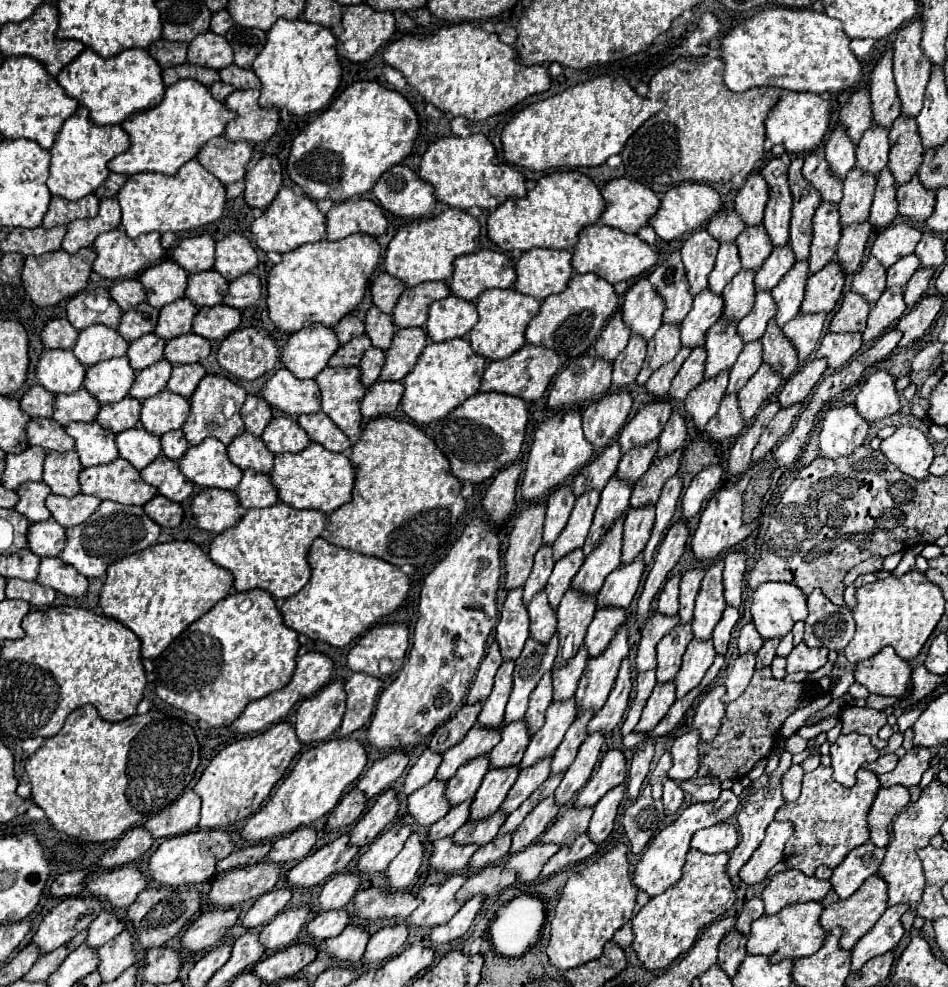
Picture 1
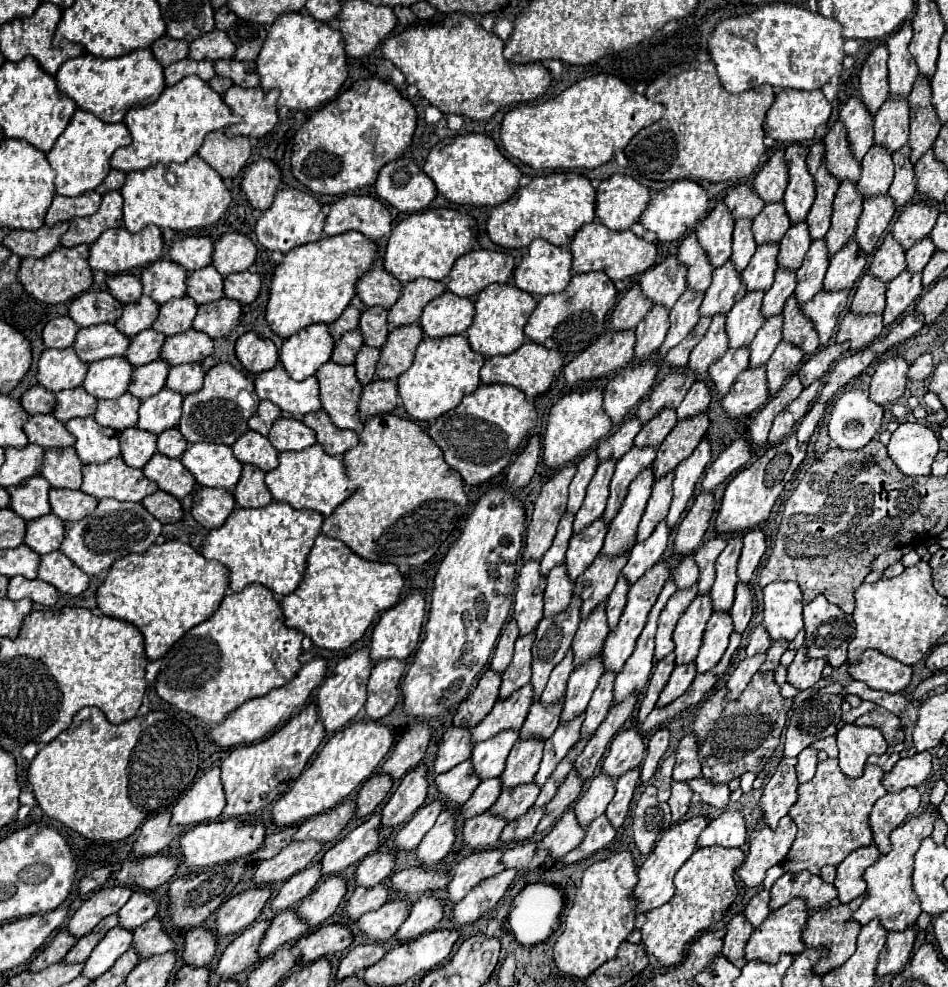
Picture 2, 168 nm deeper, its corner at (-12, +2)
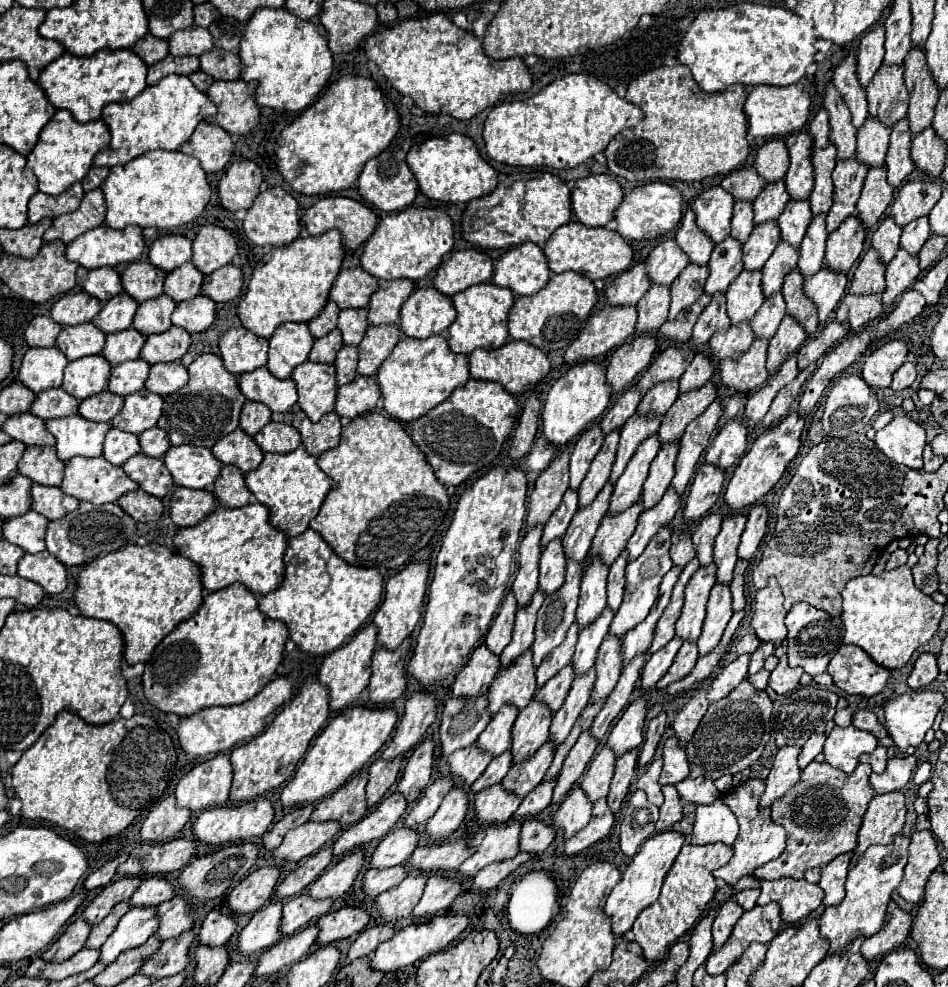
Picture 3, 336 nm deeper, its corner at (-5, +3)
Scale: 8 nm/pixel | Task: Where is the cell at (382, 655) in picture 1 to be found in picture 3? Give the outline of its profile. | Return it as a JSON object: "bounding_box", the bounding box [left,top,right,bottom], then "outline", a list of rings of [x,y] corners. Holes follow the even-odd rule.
{"bounding_box":[373,560,429,648],"outline":[[[413,560],[399,574],[393,574],[385,584],[385,598],[373,616],[373,624],[377,626],[377,644],[383,648],[397,648],[417,626],[423,612],[423,600],[427,592],[429,580],[429,562]]]}

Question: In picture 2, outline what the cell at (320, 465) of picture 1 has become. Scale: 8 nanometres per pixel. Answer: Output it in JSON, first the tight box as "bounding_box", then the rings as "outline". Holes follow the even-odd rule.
{"bounding_box":[266,443,354,515],"outline":[[[318,443],[304,451],[282,451],[280,465],[266,473],[266,485],[276,501],[286,501],[294,509],[312,509],[322,515],[330,515],[354,493],[344,463],[338,457],[328,455]]]}

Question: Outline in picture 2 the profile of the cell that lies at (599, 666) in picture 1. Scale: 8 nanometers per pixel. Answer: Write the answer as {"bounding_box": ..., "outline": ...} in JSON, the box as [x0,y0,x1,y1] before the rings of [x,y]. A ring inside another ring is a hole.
{"bounding_box":[602,561,668,675],"outline":[[[658,561],[658,565],[654,565],[654,569],[650,569],[650,573],[646,573],[646,577],[642,577],[642,581],[636,581],[630,591],[628,591],[628,605],[620,617],[620,623],[618,627],[606,637],[604,641],[604,647],[602,647],[602,663],[604,663],[604,673],[614,673],[618,675],[622,669],[624,669],[624,663],[626,659],[632,655],[634,651],[634,645],[636,645],[636,639],[638,635],[642,633],[644,629],[644,623],[646,623],[646,617],[652,609],[652,605],[656,603],[658,599],[658,593],[662,591],[664,583],[668,581],[668,565],[664,561]]]}

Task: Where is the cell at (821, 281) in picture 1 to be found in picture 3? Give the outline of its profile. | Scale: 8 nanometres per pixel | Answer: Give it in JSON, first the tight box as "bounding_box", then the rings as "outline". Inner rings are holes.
{"bounding_box":[825,214,865,272],"outline":[[[851,214],[841,222],[837,230],[827,236],[825,264],[839,272],[847,272],[859,258],[865,242],[865,226],[857,214]]]}

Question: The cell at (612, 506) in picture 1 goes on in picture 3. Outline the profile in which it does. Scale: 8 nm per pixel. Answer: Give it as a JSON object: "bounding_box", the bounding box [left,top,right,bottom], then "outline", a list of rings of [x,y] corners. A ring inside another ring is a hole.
{"bounding_box":[611,412,661,484],"outline":[[[635,412],[621,430],[621,442],[619,442],[619,450],[617,450],[617,460],[613,464],[613,472],[611,472],[611,482],[615,484],[617,478],[621,476],[621,472],[625,470],[627,462],[631,460],[631,456],[635,454],[637,446],[651,434],[655,434],[659,430],[661,424],[661,416],[643,416],[639,412]]]}

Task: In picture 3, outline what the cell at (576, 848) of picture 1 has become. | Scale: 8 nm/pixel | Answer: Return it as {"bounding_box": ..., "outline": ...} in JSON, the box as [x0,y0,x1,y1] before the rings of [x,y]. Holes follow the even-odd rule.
{"bounding_box":[565,798,613,856],"outline":[[[601,798],[595,802],[593,806],[593,814],[591,814],[591,822],[581,828],[581,832],[573,834],[567,842],[565,842],[565,852],[571,856],[571,854],[577,854],[581,850],[585,850],[587,846],[595,844],[597,840],[605,838],[609,834],[613,826],[613,812],[609,810],[607,806],[607,800]]]}

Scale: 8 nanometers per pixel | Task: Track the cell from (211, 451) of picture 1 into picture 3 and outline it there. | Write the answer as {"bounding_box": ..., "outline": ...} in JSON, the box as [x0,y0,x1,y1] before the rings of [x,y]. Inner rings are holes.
{"bounding_box":[163,444,221,490],"outline":[[[193,444],[171,446],[163,456],[163,464],[171,472],[175,486],[193,490],[209,490],[221,468],[209,448],[199,448]]]}

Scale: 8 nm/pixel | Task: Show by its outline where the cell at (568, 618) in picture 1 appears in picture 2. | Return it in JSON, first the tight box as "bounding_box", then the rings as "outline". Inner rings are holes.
{"bounding_box":[574,555,626,619],"outline":[[[626,555],[610,561],[608,557],[596,557],[594,563],[576,579],[574,583],[574,595],[578,595],[582,599],[582,611],[580,617],[586,619],[590,617],[590,613],[606,603],[608,595],[614,589],[614,583],[622,571],[622,567],[626,565]]]}

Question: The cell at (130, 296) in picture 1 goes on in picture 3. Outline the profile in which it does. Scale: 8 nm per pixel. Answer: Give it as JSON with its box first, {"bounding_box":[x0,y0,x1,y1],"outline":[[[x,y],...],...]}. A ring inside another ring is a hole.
{"bounding_box":[83,268,123,302],"outline":[[[95,268],[87,274],[87,282],[83,280],[83,290],[87,290],[87,294],[99,298],[101,302],[107,302],[111,296],[123,292],[123,288],[119,288],[119,274],[113,268]]]}

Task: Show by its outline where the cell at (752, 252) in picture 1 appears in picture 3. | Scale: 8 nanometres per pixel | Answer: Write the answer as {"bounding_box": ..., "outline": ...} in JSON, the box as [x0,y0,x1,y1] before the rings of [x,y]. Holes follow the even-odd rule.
{"bounding_box":[753,180,789,224],"outline":[[[783,180],[769,182],[761,194],[753,200],[753,210],[755,210],[755,224],[763,224],[767,220],[777,220],[781,216],[785,204],[789,200],[787,188]]]}

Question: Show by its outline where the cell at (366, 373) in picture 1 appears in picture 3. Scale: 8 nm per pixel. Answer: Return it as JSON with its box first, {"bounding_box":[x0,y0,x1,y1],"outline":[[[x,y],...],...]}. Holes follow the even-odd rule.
{"bounding_box":[335,346,357,384],"outline":[[[343,346],[337,352],[335,358],[335,370],[337,370],[337,384],[349,384],[357,376],[357,348],[355,346]]]}

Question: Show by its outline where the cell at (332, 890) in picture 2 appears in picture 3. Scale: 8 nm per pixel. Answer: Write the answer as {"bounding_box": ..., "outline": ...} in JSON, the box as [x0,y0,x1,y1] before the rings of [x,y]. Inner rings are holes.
{"bounding_box":[309,850,365,898],"outline":[[[355,850],[347,856],[343,856],[337,864],[333,864],[331,868],[325,870],[325,874],[321,874],[309,888],[309,894],[313,898],[337,898],[343,896],[353,880],[357,878],[361,866],[365,864],[365,854],[363,850]]]}

